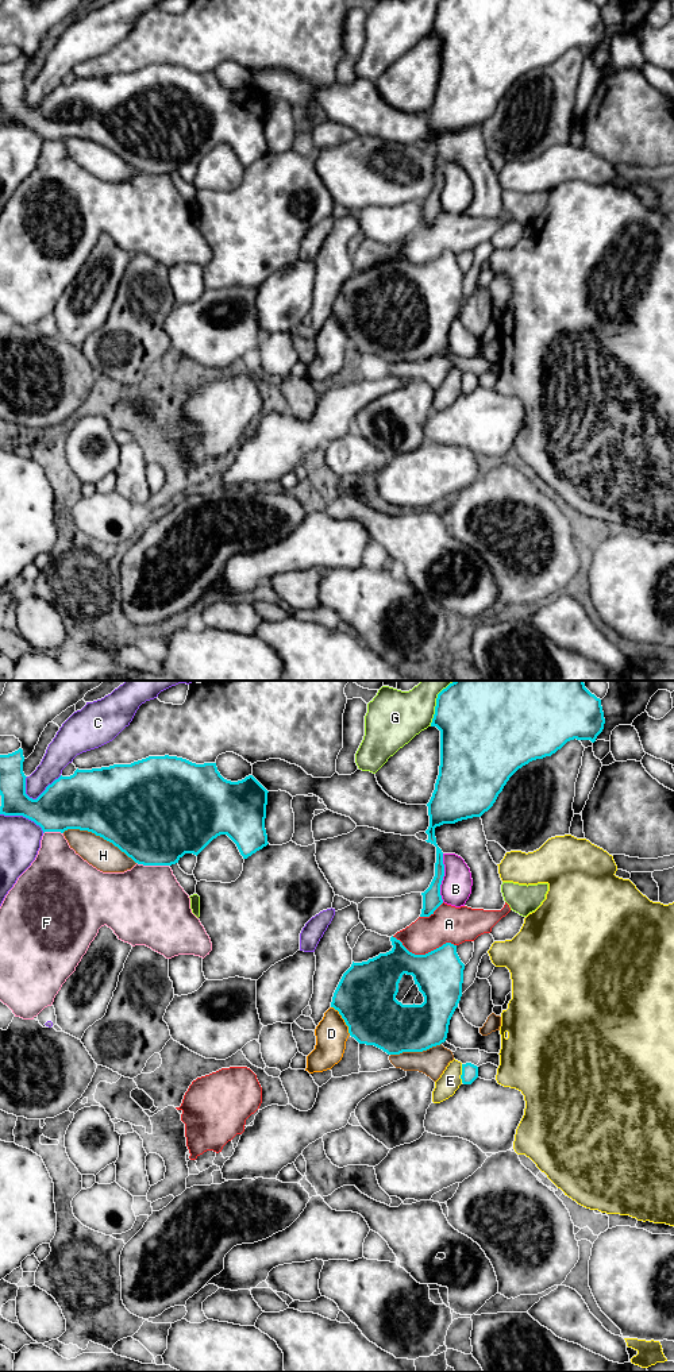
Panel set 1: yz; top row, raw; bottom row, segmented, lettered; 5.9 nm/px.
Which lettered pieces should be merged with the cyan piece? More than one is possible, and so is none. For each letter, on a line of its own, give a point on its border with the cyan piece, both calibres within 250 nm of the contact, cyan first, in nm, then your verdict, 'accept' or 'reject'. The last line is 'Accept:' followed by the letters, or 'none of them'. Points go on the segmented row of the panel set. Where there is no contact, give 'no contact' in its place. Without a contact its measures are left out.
A: contact yz (426, 954); calibres 280 and 220 nm; reject
B: contact yz (442, 878); calibres 110 and 190 nm; reject
C: contact yz (43, 792); calibres 340 and 160 nm; reject
D: contact yz (343, 1018); calibres 360 and 190 nm; reject
E: contact yz (462, 1074); calibres 100 and 130 nm; reject
F: contact yz (153, 864); calibres 500 and 460 nm; reject
G: contact yz (436, 701); calibres 480 and 300 nm; reject
H: contact yz (99, 835); calibres 500 and 170 nm; reject
Accept: none of them

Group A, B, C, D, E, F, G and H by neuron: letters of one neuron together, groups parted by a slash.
A / B / C / D / E / F / G / H

